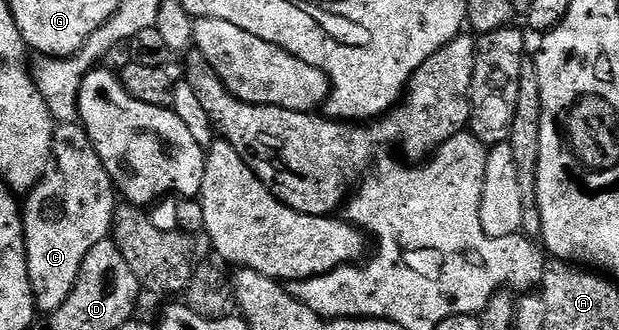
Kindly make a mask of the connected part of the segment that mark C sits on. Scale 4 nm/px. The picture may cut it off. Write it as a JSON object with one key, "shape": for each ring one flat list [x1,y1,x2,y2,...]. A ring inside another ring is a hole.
{"shape":[[80,123,57,124,53,130,51,167,45,177,24,197,21,214,27,274,33,287,33,302,38,313,54,312,59,310,59,306,63,306,63,302,67,302,79,278,83,258,87,258,91,246,99,246,99,242,110,239,113,230,113,211,117,209,118,203,119,196,114,189,113,180,107,174,84,128]]}

